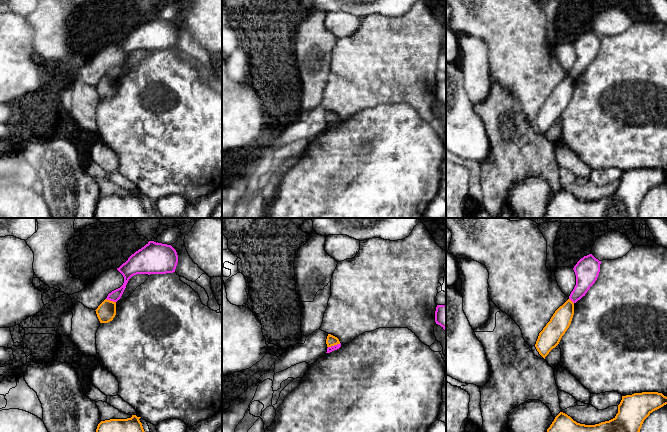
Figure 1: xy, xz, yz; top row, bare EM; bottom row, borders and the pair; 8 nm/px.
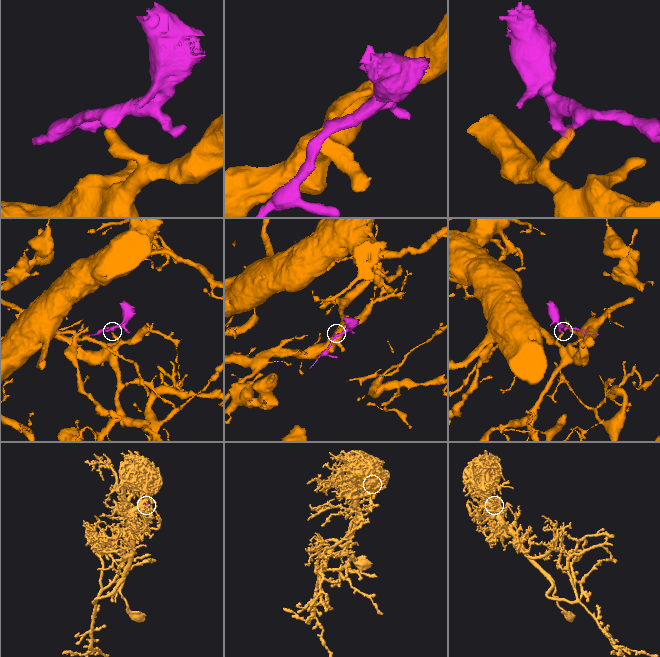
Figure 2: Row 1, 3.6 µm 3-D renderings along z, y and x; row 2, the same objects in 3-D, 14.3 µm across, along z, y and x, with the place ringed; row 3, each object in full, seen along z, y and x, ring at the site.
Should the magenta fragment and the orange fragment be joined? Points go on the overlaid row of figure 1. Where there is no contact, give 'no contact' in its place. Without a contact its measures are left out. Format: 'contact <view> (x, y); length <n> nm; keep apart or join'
contact xz (334, 345); length 110 nm; keep apart

